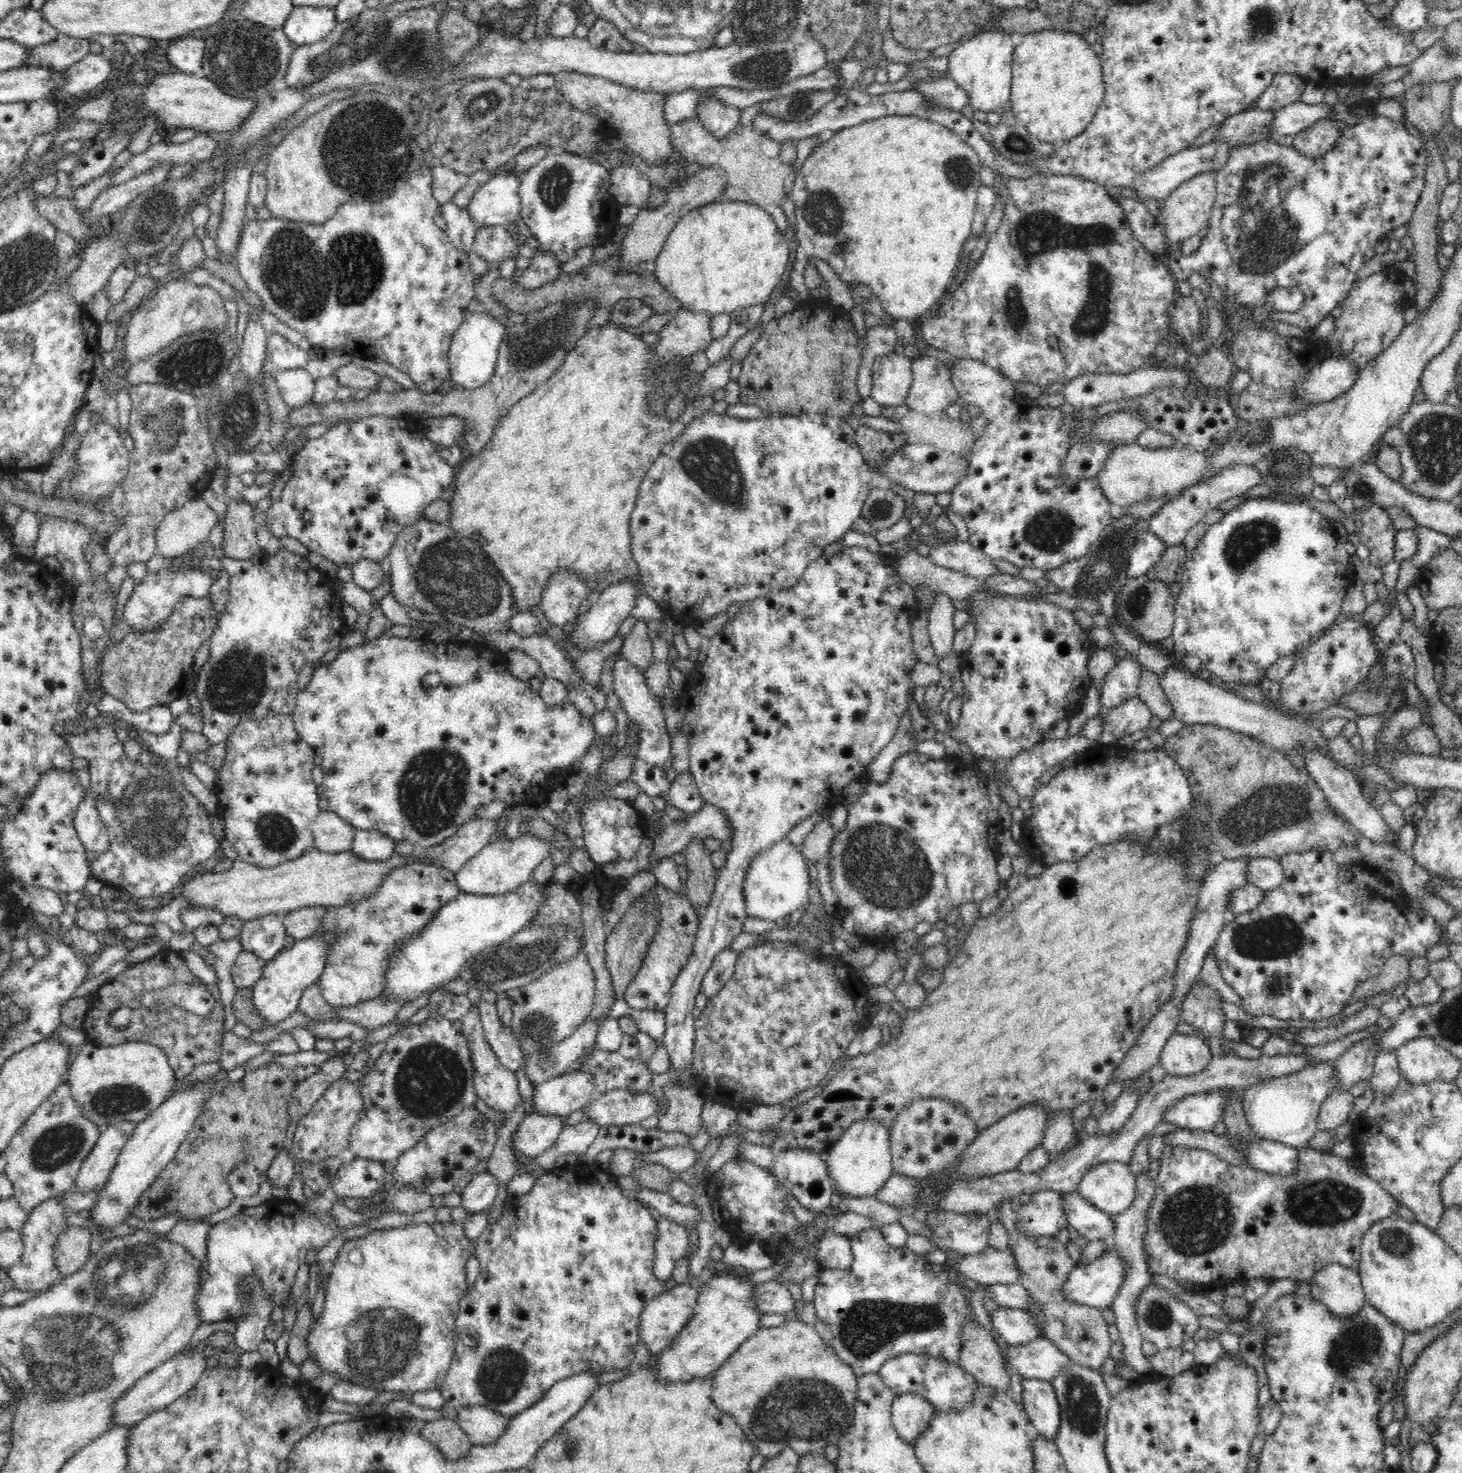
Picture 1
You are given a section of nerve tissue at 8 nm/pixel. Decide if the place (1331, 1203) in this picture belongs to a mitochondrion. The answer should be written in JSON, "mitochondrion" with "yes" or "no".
{"mitochondrion":"yes"}

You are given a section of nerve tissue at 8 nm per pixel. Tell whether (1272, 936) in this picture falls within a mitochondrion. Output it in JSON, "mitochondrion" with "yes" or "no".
{"mitochondrion":"yes"}

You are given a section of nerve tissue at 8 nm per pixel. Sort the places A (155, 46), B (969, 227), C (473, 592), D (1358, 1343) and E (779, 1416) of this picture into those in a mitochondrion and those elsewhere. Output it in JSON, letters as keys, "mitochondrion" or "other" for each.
{"A":"other","B":"other","C":"mitochondrion","D":"mitochondrion","E":"mitochondrion"}

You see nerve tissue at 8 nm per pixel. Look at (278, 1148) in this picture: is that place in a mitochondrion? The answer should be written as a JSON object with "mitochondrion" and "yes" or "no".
{"mitochondrion":"no"}

